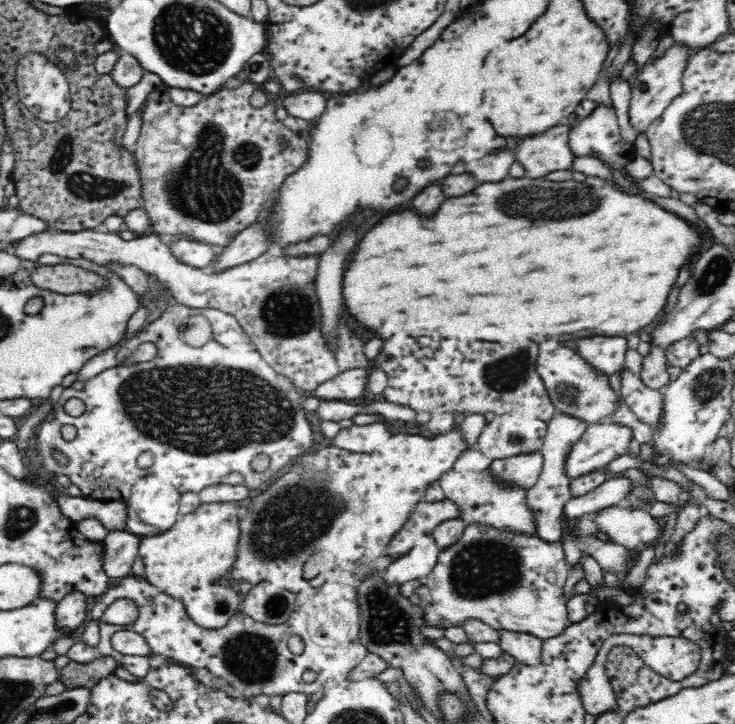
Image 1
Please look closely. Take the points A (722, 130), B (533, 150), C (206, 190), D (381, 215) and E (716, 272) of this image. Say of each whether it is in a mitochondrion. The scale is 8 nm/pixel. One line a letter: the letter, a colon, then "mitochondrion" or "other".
A: mitochondrion
B: other
C: mitochondrion
D: other
E: mitochondrion

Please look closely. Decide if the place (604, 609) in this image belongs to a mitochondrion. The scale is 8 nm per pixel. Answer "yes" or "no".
no

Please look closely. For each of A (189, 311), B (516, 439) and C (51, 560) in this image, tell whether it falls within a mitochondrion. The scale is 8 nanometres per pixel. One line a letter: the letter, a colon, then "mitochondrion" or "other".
A: other
B: other
C: other

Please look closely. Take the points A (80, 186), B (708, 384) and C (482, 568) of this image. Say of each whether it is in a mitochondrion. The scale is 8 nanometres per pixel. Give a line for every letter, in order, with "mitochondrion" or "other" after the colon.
A: mitochondrion
B: mitochondrion
C: mitochondrion

